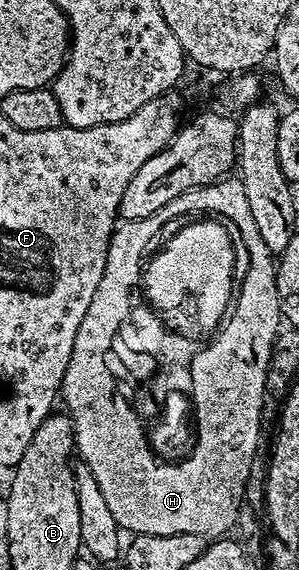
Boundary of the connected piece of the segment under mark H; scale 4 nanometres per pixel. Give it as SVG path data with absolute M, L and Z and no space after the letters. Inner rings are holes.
M221 178L210 185L202 185L199 188L191 188L191 190L184 192L183 196L172 198L170 202L166 202L166 206L160 207L154 214L147 216L144 219L132 219L121 221L116 228L113 229L113 234L108 242L107 257L105 258L105 266L103 267L103 274L94 294L90 300L86 315L79 323L78 332L74 336L74 343L70 352L69 365L66 368L66 374L63 376L61 384L61 397L66 406L67 415L72 420L73 443L75 451L78 453L79 459L88 464L89 470L93 472L94 478L97 479L98 486L101 487L101 492L106 498L106 504L116 522L121 529L129 531L131 534L180 534L182 532L190 532L203 536L205 538L220 538L225 534L231 533L236 526L236 515L240 509L240 501L244 498L244 487L246 486L246 478L250 474L250 462L258 455L256 448L260 444L260 424L262 425L262 413L264 411L264 387L266 380L260 380L260 372L266 372L268 369L268 359L272 353L272 344L276 341L276 333L281 331L282 320L272 320L272 312L281 312L280 304L272 304L272 295L276 293L276 266L274 263L273 253L268 251L266 242L262 242L262 234L258 234L258 226L254 226L254 218L250 214L250 206L246 203L246 190L242 190L242 182L238 178ZM190 212L212 212L214 214L222 214L225 216L225 221L228 224L240 227L240 232L244 232L244 240L248 240L248 248L252 248L252 276L248 276L248 284L244 284L244 304L240 304L240 312L244 312L244 316L236 316L236 324L232 324L232 328L221 327L215 333L215 336L220 340L220 344L209 343L207 347L212 351L212 360L216 360L216 364L204 364L204 376L200 376L200 360L192 360L192 364L196 367L196 372L190 377L190 384L192 384L192 392L190 391L190 400L194 405L194 443L191 445L190 451L183 457L185 458L181 464L172 464L176 462L161 462L156 453L150 447L149 437L146 435L146 428L140 425L140 420L136 417L136 412L131 407L133 406L129 401L122 398L115 398L110 394L110 378L106 369L103 366L102 352L106 349L111 334L114 333L120 324L125 323L129 319L128 316L128 299L132 296L132 287L136 288L141 283L141 273L144 264L142 256L151 244L154 236L164 227L168 222L176 219L182 214ZM248 300L256 300L256 304L252 304L252 308L248 308ZM220 360L256 360L256 364L220 364ZM236 372L248 372L248 376L256 376L256 380L244 380L244 376L240 376L240 380L236 380Z

